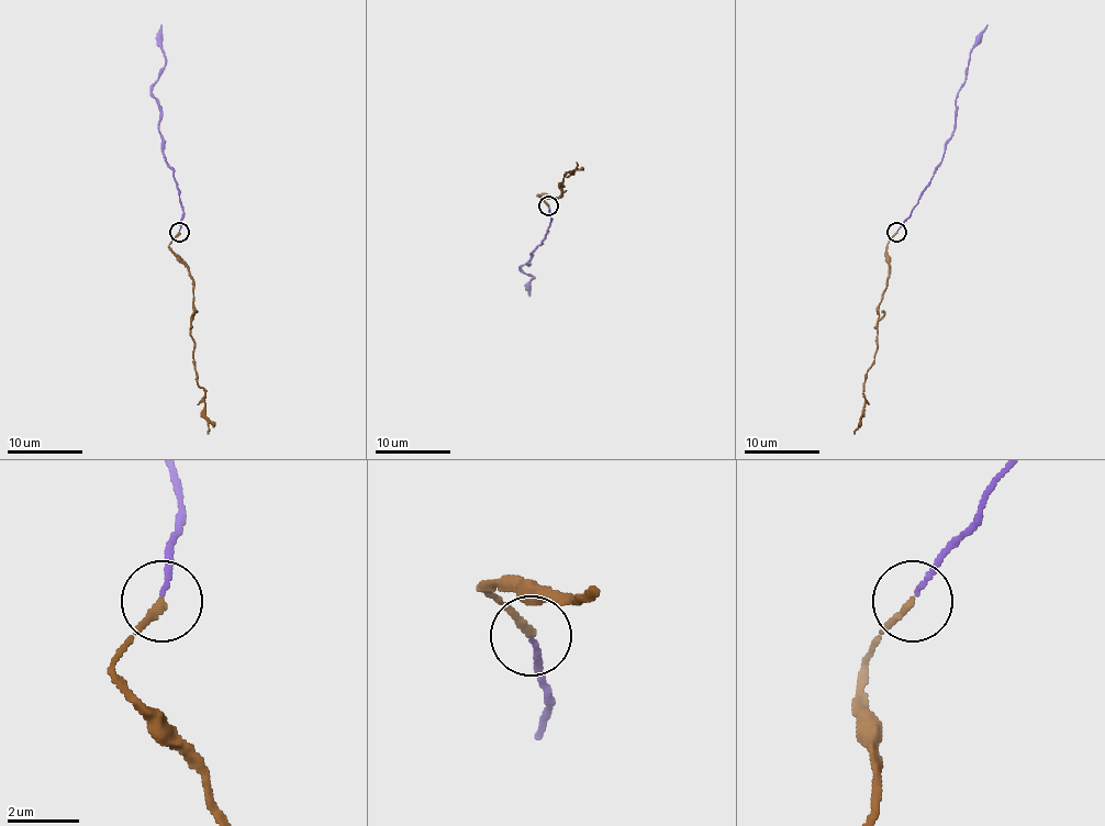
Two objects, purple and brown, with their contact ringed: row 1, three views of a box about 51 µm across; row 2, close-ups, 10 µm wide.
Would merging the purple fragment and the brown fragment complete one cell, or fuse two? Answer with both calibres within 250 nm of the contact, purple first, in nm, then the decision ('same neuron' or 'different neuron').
130/190 nm | same neuron

